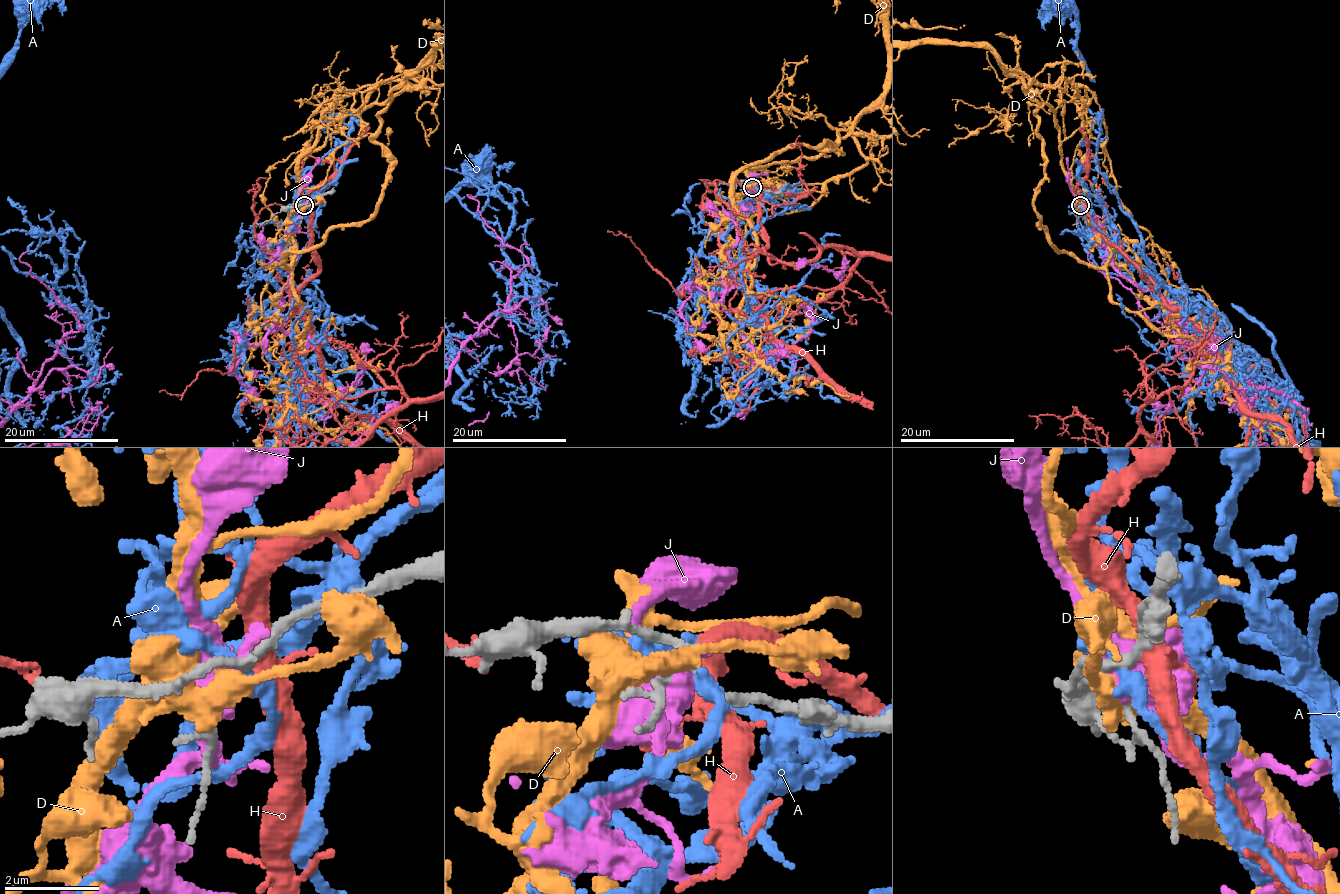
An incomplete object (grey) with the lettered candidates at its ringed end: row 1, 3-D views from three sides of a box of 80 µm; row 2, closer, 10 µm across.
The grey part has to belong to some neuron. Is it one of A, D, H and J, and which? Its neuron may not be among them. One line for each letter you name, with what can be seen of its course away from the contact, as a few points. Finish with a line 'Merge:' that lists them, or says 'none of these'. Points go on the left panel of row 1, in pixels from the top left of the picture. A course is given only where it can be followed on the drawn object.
Merge: D

